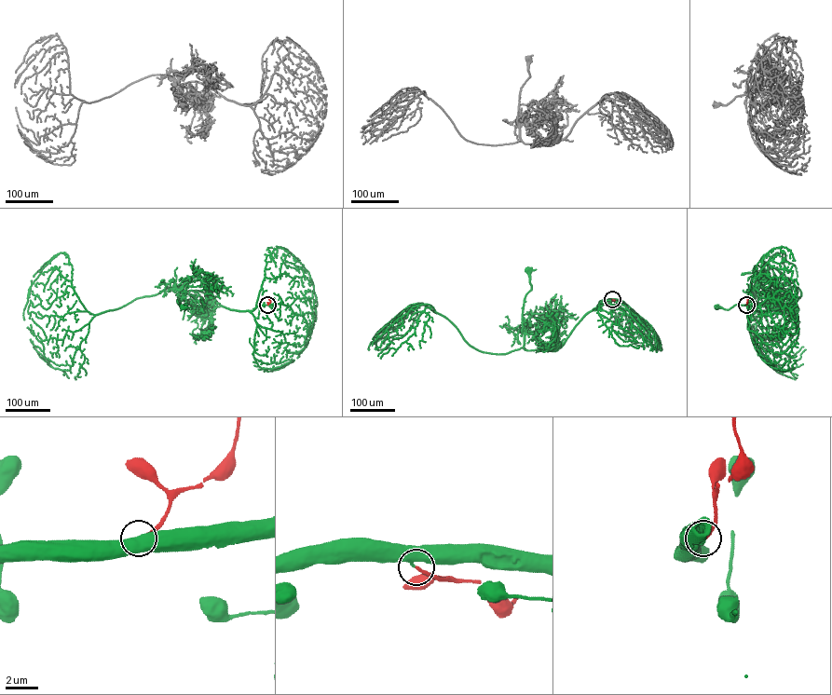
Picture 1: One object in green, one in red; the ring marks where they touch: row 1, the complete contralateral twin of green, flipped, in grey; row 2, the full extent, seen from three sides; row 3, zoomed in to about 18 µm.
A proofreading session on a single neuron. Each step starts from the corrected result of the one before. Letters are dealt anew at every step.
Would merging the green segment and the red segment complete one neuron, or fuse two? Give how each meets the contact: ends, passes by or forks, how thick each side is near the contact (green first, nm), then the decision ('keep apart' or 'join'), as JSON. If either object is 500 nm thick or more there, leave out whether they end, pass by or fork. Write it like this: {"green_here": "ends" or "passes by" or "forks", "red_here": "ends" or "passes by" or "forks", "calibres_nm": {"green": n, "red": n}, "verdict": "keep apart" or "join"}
{"green_here": "ends", "red_here": "ends", "calibres_nm": {"green": 460, "red": 190}, "verdict": "join"}

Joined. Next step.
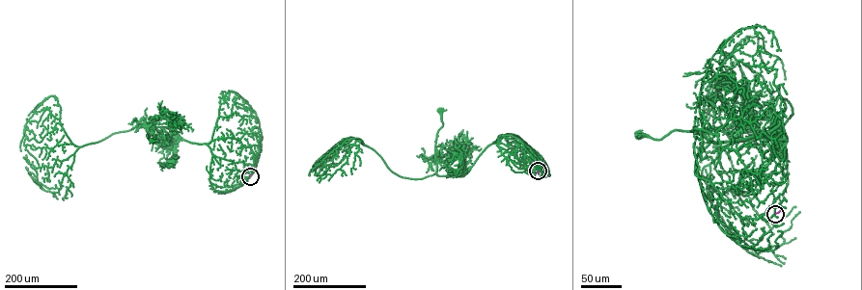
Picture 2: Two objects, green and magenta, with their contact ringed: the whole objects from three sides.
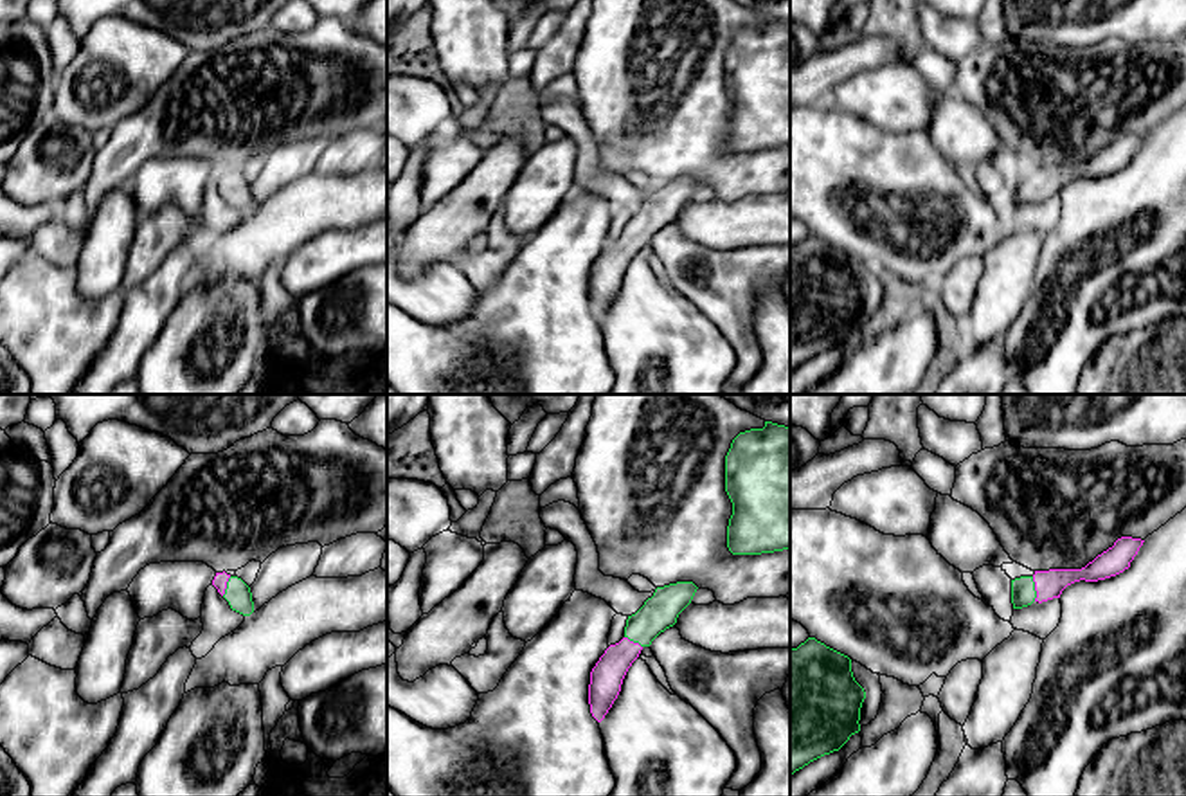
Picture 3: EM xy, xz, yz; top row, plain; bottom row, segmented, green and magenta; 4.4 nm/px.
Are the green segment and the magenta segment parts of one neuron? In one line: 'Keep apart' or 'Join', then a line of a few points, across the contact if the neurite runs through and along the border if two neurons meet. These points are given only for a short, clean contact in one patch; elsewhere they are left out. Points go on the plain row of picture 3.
Join. Line: yz (1023, 186), (1033, 186), (1050, 180)

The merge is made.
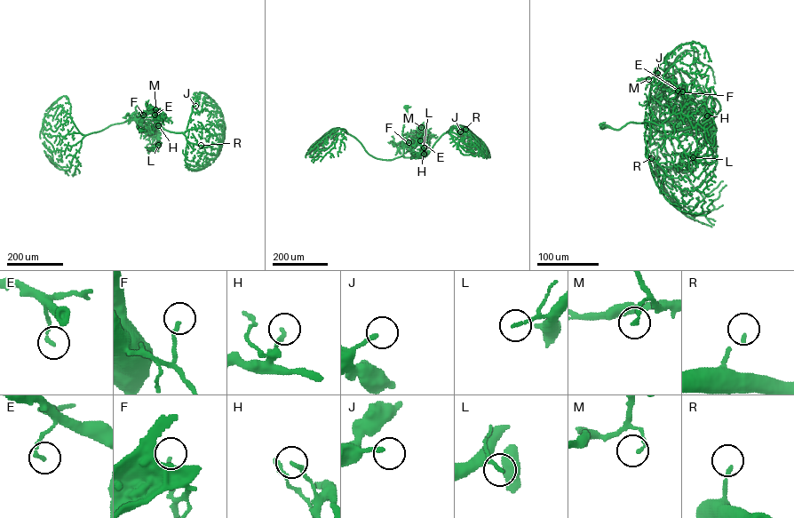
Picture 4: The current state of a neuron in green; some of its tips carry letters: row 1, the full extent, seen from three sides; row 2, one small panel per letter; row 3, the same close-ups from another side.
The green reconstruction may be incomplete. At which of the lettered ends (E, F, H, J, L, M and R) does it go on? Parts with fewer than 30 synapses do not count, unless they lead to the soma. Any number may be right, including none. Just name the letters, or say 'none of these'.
R

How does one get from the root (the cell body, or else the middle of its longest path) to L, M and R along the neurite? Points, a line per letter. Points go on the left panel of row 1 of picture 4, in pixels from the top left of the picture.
L: (140, 131), (143, 129), (138, 129), (137, 125), (156, 137), (158, 145)
M: (140, 131), (143, 129), (137, 125), (141, 117), (151, 108), (155, 109)
R: (140, 131), (143, 129), (137, 126), (138, 122), (152, 120), (168, 131), (183, 133), (190, 142), (201, 145)

